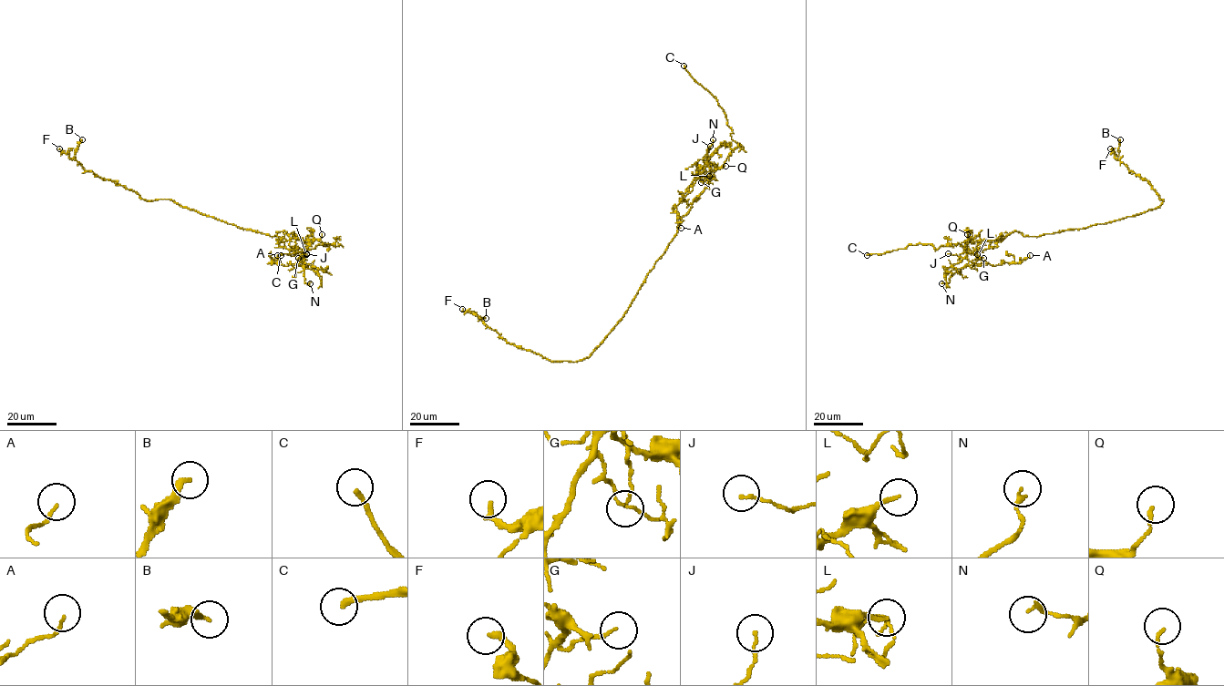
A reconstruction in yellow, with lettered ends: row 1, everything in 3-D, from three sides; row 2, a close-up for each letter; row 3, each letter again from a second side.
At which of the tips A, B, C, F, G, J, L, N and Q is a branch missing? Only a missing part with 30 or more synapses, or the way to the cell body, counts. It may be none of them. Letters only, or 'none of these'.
C

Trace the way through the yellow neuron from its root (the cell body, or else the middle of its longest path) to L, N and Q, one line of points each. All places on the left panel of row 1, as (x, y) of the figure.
L: (245, 229), (271, 237), (284, 230), (291, 238), (311, 240), (301, 261), (296, 262), (306, 254)
N: (245, 229), (271, 237), (284, 230), (291, 238), (311, 240), (301, 257), (304, 281), (310, 283)
Q: (245, 229), (271, 237), (284, 230), (291, 238), (302, 240), (318, 240), (322, 234)

